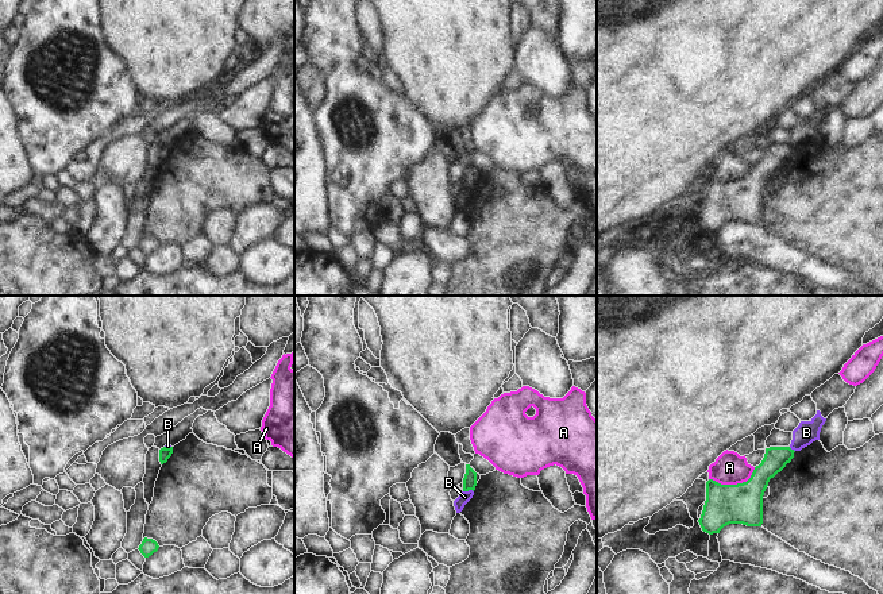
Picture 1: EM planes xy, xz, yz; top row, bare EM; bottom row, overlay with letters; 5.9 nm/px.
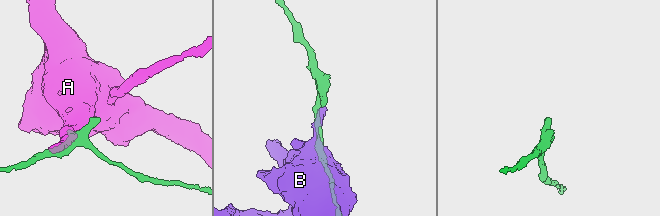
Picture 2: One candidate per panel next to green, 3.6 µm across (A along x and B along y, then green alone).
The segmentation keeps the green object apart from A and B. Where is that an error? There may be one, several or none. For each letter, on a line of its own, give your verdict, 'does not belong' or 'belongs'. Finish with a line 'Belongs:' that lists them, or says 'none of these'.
A: does not belong
B: does not belong
Belongs: none of these

